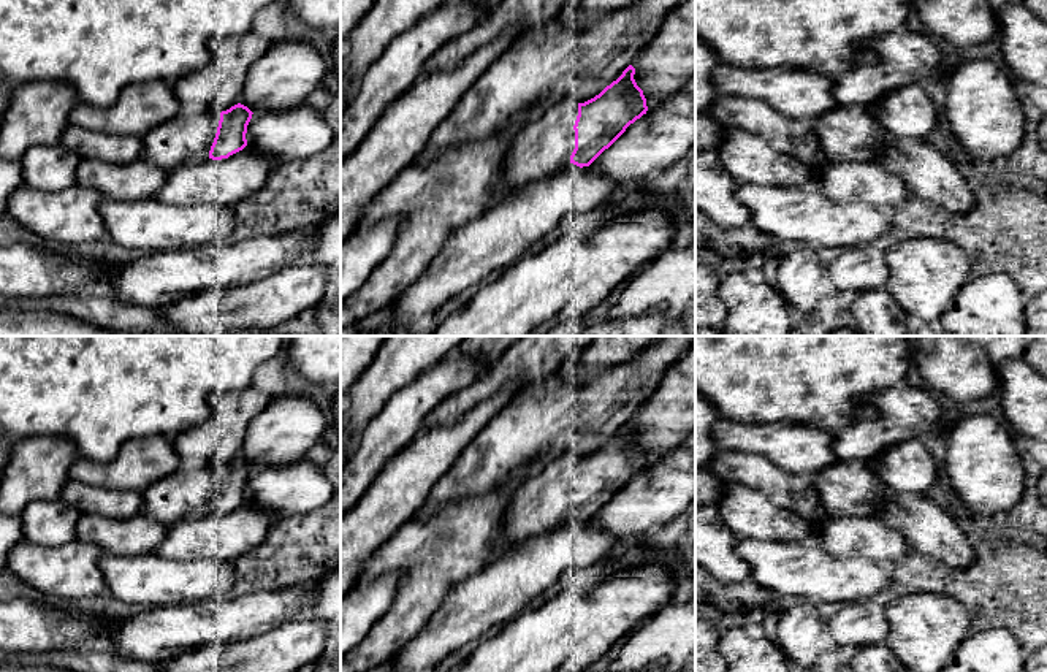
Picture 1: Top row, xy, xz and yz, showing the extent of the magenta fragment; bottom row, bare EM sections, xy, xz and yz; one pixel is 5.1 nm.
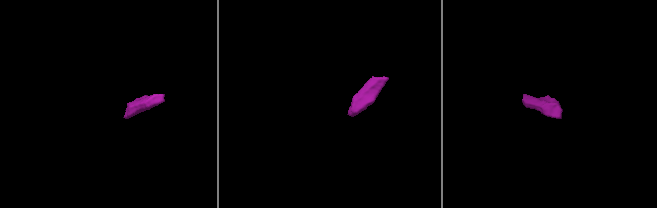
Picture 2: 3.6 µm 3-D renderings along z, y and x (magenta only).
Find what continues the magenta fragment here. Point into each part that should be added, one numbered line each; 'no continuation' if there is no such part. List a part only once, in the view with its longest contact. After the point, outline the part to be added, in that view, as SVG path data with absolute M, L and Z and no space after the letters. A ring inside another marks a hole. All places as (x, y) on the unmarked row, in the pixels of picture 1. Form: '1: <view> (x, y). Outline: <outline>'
1: xz (542, 503). Outline: M578 458L548 463L516 488L502 518L501 548L491 563L529 537L559 528L575 504Z

